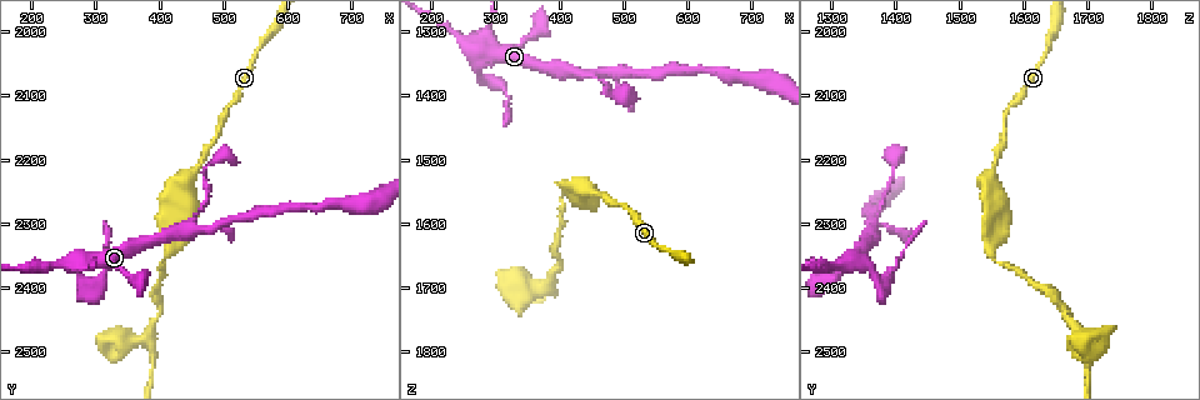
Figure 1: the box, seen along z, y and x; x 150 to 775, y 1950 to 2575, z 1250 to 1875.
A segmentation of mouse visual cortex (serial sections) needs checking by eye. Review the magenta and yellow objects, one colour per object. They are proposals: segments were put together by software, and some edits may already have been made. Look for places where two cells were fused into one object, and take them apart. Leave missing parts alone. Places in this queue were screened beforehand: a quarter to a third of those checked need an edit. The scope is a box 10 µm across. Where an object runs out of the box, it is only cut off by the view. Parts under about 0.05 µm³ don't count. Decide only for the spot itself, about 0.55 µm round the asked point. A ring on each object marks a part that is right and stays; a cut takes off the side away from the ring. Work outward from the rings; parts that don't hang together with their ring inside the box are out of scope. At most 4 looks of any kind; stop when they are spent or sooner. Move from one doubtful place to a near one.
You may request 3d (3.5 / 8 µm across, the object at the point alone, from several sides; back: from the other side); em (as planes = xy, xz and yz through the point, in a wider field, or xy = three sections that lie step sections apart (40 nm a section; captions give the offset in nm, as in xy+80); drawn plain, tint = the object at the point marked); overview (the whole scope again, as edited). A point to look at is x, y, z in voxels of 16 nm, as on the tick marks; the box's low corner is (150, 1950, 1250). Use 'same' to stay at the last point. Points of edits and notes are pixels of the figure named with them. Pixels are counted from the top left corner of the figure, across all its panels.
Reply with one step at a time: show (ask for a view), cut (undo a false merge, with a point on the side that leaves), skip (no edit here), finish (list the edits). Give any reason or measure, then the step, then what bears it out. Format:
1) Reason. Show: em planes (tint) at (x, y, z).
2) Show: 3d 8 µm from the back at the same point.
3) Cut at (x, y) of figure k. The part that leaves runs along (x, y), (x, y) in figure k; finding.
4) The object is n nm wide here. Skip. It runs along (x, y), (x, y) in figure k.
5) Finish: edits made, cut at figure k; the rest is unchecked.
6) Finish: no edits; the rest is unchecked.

A narrow waist. Show: 3d 3.5 µm at (495, 2145, 1565).

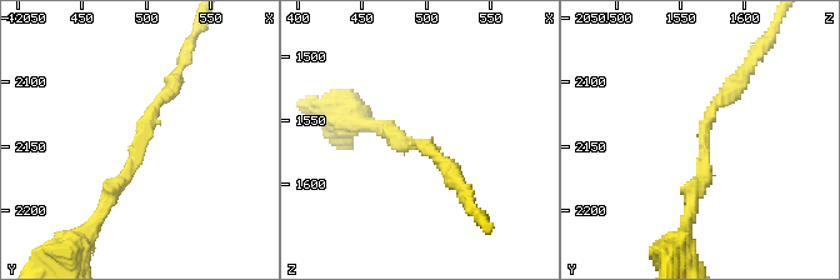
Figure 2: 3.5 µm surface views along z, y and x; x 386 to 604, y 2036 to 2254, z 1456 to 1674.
The arms are 200, 200 nm wide; now the EM. Show: em xy step 3 (tint) at (494, 2142, 1570).

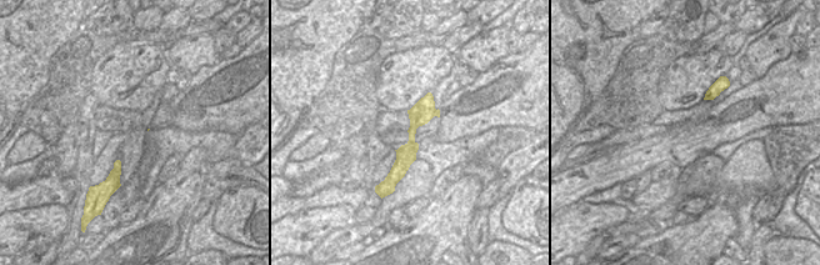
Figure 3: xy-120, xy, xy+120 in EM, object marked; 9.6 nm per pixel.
Skip. It runs along (429, 96), (390, 181) in figure 3; continuous, no second cell.

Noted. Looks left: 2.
Narrows sharply. Show: 3d 3.5 µm from the back at (405, 2355, 1560).

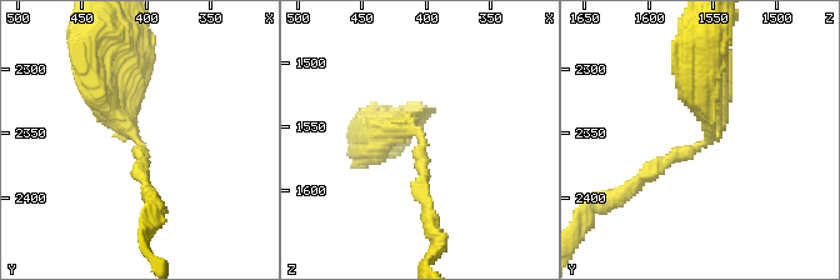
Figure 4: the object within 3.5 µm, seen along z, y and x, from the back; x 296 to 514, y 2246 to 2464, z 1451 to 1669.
The arms are 200, 350 nm wide; now the EM. Show: em xy step 1 (tint) at (402, 2360, 1562).

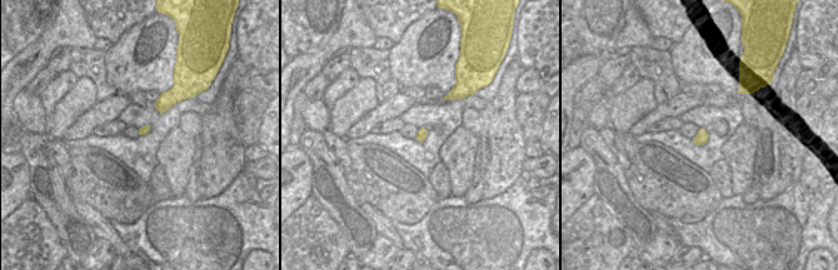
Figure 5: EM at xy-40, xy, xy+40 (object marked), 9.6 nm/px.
Skip. All the same cell.

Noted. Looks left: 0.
Finish: no edits; the rest is unchecked.

